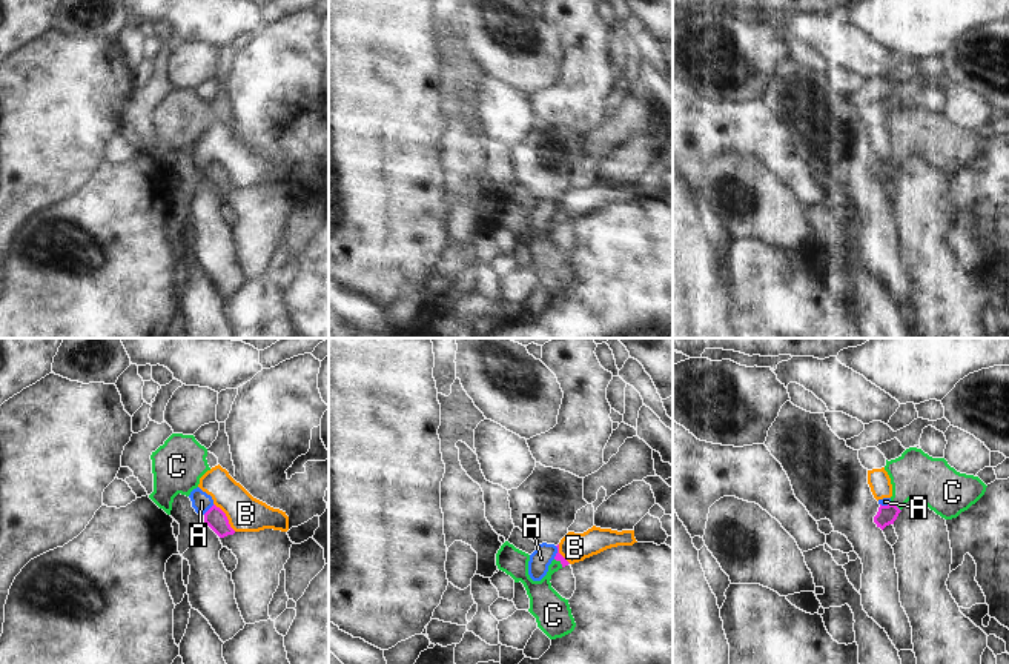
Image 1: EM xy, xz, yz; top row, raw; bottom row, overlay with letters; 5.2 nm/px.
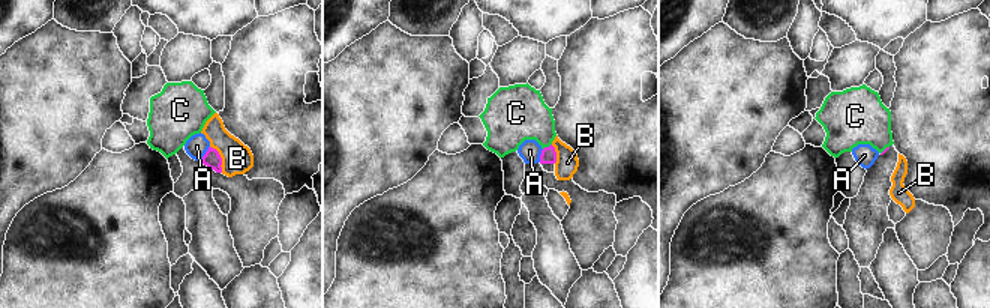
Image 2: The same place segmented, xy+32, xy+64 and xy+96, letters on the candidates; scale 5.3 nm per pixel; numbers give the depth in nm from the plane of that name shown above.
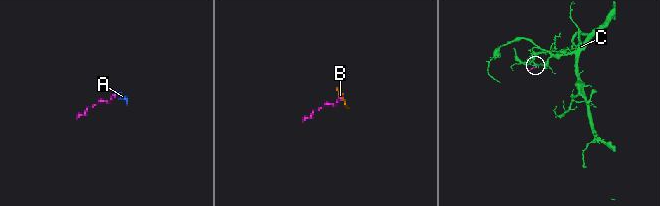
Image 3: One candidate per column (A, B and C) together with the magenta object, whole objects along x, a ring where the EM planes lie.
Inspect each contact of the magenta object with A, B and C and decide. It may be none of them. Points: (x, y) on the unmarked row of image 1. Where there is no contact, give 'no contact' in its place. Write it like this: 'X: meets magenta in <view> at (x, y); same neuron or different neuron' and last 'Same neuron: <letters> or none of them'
A: meets magenta in xy at (209, 165); different neuron
B: meets magenta in xy at (226, 172); different neuron
C: meets magenta in yz at (896, 162); same neuron
Same neuron: C

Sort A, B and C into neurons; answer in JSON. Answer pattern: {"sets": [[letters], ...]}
{"sets": [["A", "B"], ["C"]]}

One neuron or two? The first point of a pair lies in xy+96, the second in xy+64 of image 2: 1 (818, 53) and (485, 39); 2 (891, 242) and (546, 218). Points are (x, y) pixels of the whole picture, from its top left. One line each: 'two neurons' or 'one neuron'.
1: one neuron
2: one neuron

